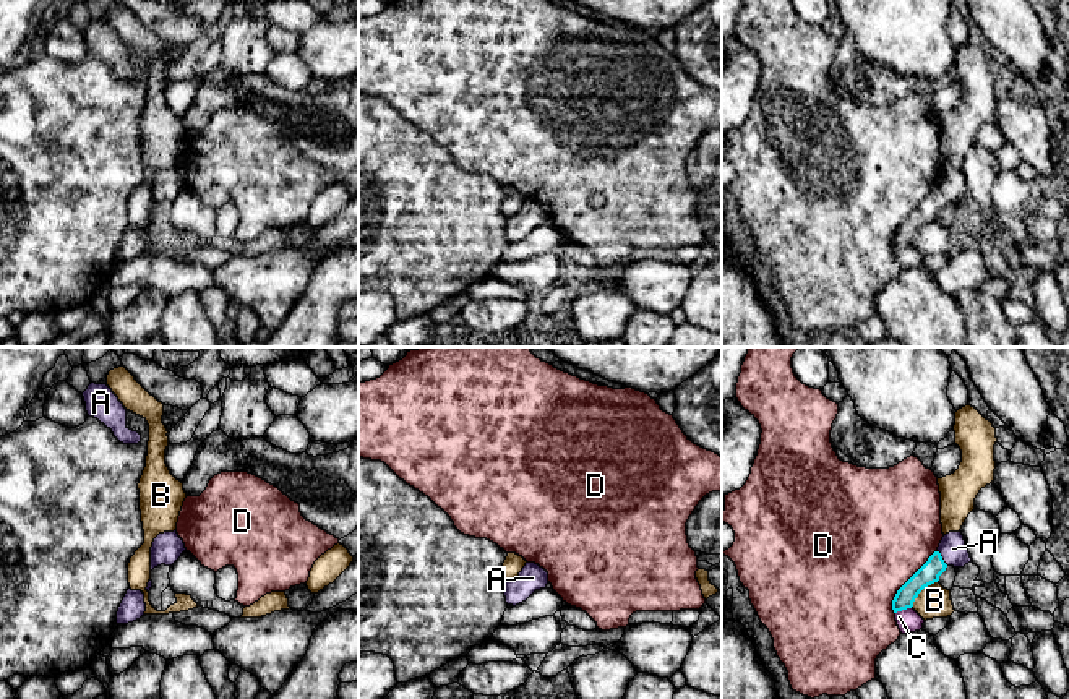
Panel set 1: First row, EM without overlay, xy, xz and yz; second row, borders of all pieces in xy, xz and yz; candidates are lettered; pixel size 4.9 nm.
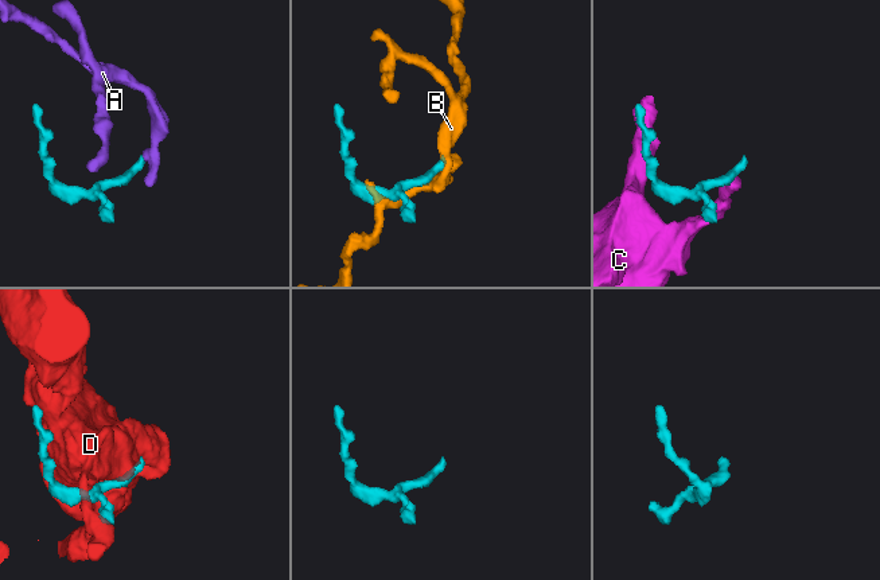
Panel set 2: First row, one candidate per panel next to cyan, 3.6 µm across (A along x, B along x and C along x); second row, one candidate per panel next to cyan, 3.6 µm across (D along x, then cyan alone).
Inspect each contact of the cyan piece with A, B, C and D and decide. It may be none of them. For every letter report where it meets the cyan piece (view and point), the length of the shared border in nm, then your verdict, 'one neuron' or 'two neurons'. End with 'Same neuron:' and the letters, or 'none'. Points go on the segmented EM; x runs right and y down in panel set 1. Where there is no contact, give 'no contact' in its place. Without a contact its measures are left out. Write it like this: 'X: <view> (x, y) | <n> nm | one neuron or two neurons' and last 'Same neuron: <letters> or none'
A: yz (941, 558) | 90 nm | one neuron
B: yz (920, 591) | 190 nm | two neurons
C: yz (902, 608) | 90 nm | two neurons
D: yz (905, 583) | 380 nm | two neurons
Same neuron: A

